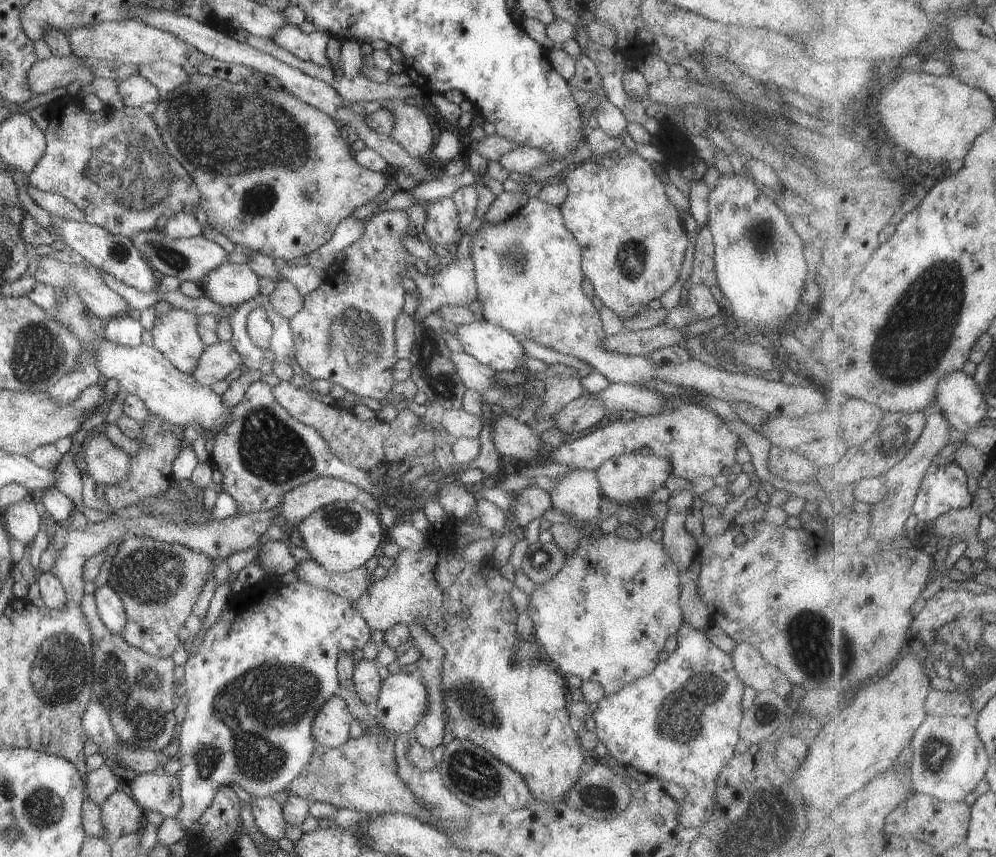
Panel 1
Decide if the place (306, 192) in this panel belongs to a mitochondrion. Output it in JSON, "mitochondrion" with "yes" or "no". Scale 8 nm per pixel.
{"mitochondrion":"yes"}

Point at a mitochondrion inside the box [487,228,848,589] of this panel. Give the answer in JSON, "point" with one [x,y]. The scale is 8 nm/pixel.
{"point":[632,255]}

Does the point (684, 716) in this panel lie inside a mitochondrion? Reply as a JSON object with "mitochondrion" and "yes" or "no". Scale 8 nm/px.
{"mitochondrion":"yes"}

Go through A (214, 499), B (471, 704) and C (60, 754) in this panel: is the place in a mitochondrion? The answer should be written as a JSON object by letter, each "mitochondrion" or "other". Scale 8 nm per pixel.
{"A":"other","B":"mitochondrion","C":"other"}

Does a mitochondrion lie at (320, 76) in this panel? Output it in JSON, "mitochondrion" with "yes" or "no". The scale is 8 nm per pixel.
{"mitochondrion":"no"}

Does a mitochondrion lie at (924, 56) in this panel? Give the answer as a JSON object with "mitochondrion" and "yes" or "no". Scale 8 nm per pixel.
{"mitochondrion":"no"}

